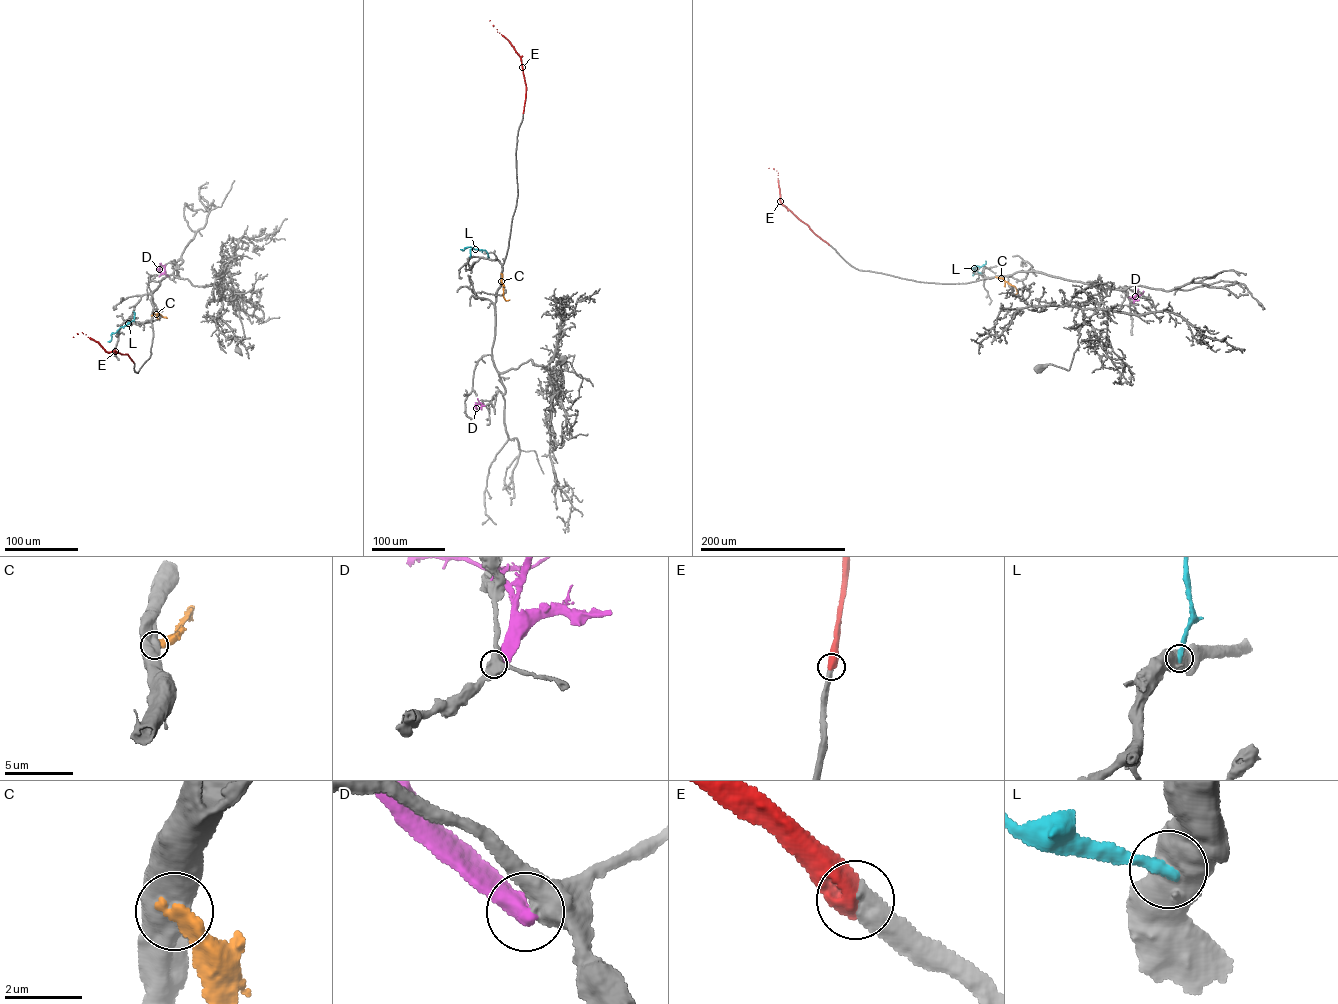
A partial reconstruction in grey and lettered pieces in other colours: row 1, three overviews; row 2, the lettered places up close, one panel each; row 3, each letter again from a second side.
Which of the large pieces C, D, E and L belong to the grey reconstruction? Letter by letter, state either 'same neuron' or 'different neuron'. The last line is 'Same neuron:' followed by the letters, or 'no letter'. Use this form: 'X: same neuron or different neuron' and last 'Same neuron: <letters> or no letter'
C: different neuron
D: different neuron
E: same neuron
L: different neuron
Same neuron: E

